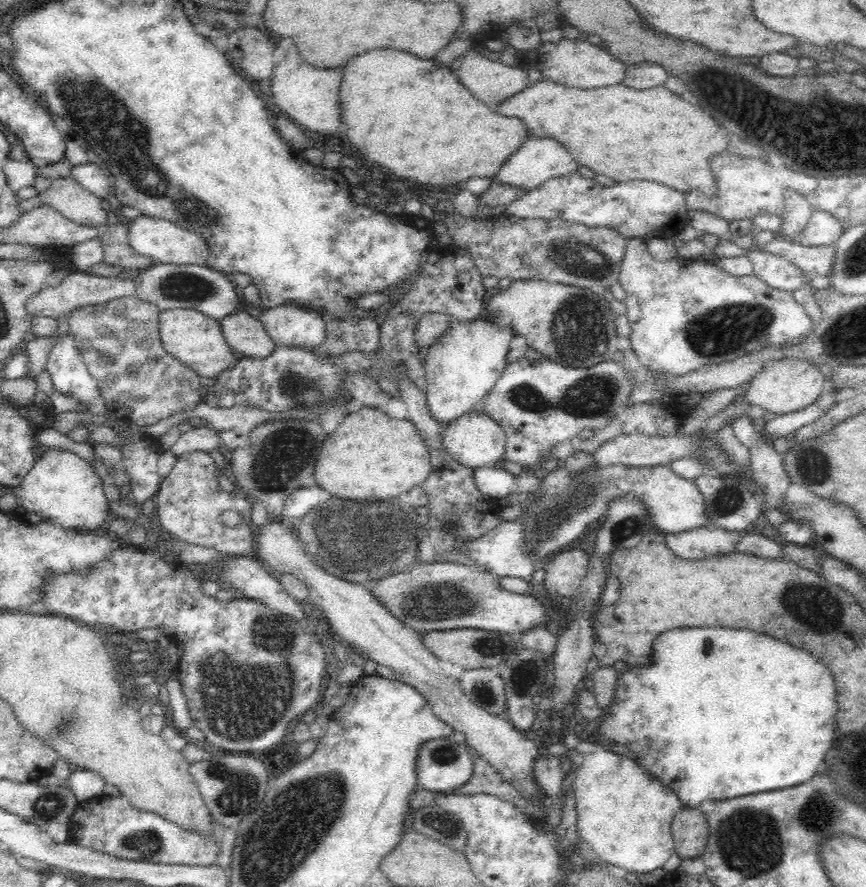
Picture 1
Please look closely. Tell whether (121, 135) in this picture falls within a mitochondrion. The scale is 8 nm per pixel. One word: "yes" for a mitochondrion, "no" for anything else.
yes

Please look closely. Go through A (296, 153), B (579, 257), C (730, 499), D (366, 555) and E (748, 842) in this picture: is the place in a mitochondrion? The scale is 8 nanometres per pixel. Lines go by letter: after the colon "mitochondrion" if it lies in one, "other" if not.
A: other
B: mitochondrion
C: mitochondrion
D: mitochondrion
E: mitochondrion

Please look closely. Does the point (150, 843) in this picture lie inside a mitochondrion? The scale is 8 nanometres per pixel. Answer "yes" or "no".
yes

